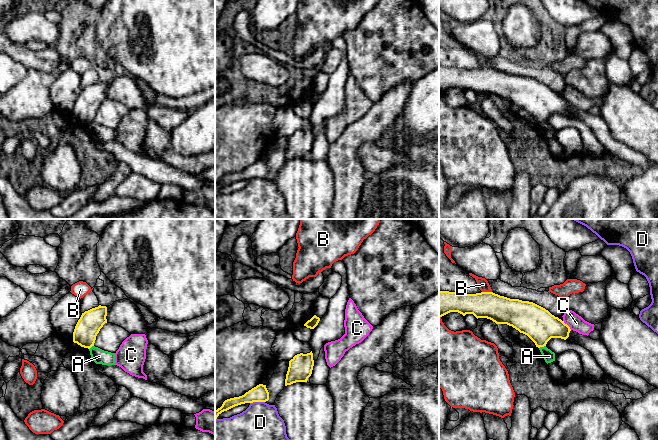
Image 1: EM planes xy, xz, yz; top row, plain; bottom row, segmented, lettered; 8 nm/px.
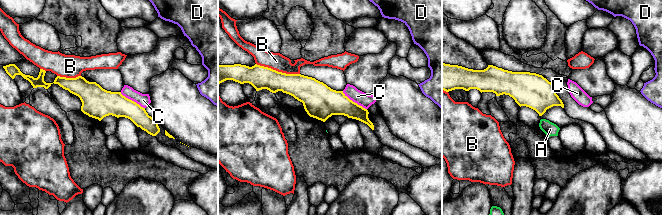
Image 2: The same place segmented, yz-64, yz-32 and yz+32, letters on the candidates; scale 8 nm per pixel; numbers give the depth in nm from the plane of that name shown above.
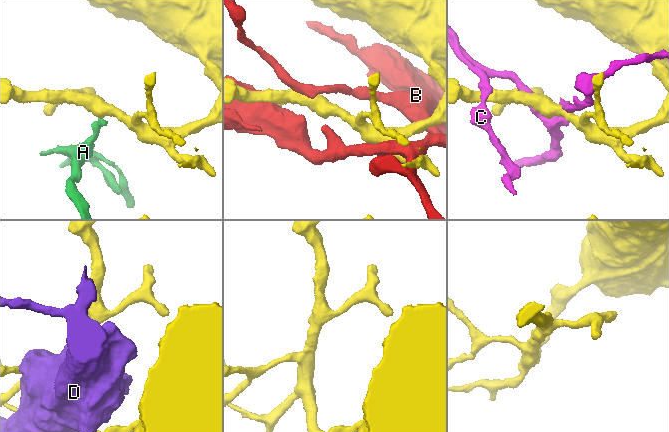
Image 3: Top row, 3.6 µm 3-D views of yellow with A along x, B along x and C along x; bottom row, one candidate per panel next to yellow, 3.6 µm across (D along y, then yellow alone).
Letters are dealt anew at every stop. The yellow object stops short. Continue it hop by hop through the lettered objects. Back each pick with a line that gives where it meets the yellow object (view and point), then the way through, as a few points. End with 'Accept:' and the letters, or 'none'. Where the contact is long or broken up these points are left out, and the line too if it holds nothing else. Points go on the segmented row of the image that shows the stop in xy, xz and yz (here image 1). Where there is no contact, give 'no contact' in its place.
Accept: none

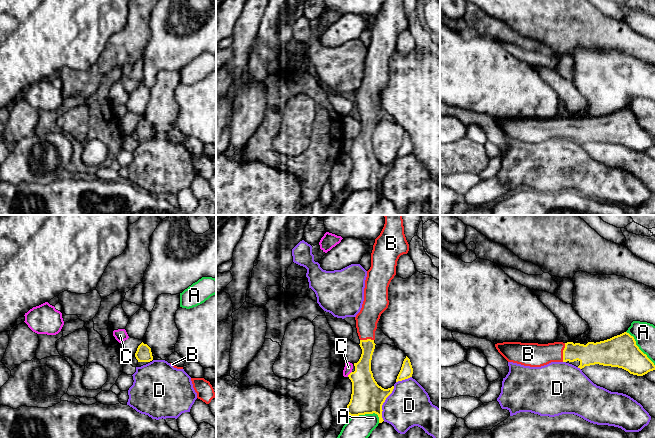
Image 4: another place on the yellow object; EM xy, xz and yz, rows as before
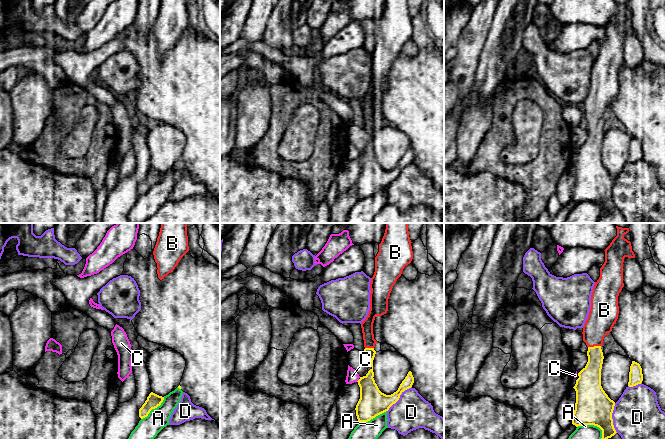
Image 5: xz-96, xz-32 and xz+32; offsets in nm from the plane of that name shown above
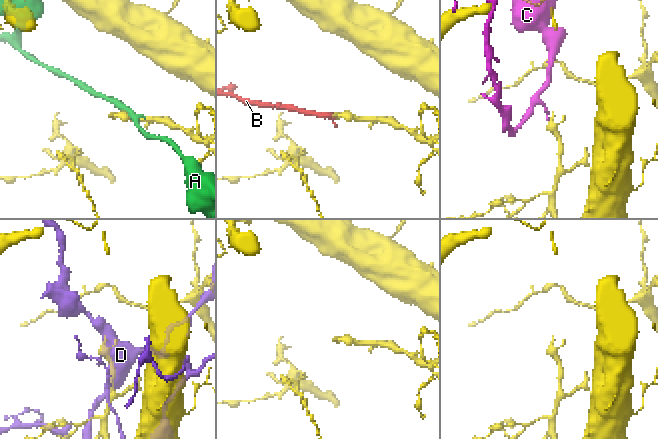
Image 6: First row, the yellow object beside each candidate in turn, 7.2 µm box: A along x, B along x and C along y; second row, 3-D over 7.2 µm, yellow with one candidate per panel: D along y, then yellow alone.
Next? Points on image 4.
B: contact yz (563, 352); way yz (592, 353), (563, 352), (532, 354)
Accept: B

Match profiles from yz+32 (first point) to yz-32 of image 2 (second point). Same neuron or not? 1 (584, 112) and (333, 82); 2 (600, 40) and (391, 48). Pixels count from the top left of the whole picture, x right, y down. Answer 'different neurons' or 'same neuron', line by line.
1: different neurons
2: different neurons

